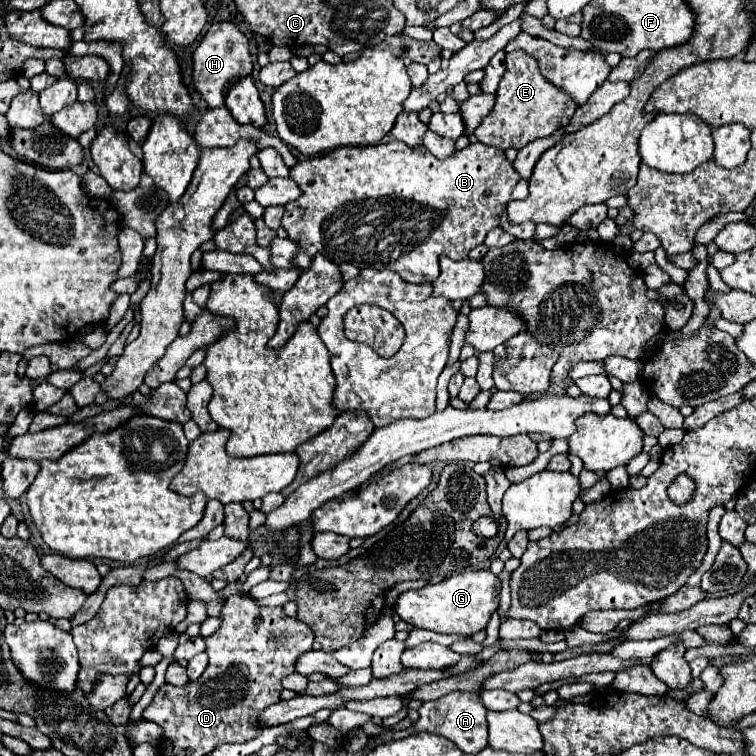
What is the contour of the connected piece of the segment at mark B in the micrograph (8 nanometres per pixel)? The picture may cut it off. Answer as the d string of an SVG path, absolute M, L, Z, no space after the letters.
M390 139L390 141L382 141L378 145L370 145L370 147L340 147L340 149L334 149L326 155L318 155L318 157L312 157L312 159L304 159L300 163L296 163L292 169L290 169L290 177L300 185L302 189L302 195L296 199L296 201L290 201L286 205L286 215L282 219L282 227L288 231L288 237L294 239L294 241L300 241L300 251L298 251L298 267L300 269L306 269L312 261L312 257L316 253L322 253L326 259L334 261L334 263L352 263L354 267L358 269L366 269L366 267L374 267L374 269L390 269L390 271L396 271L400 273L400 277L408 283L432 283L436 279L436 271L438 271L438 257L444 253L448 255L450 259L458 261L458 259L466 259L468 253L482 245L488 231L498 227L500 225L500 217L502 213L506 211L506 205L508 201L512 199L526 199L528 197L528 182L522 181L522 177L518 175L518 171L514 169L514 165L506 159L504 151L502 149L496 149L496 147L488 147L488 145L482 145L482 143L474 143L474 145L468 145L466 149L462 151L454 151L450 157L446 159L436 159L424 145L418 145L418 147L408 147L406 143L400 143L396 139Z

